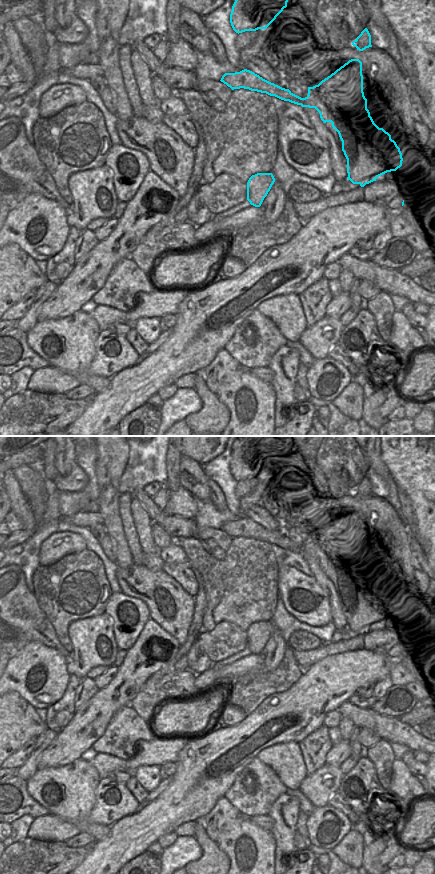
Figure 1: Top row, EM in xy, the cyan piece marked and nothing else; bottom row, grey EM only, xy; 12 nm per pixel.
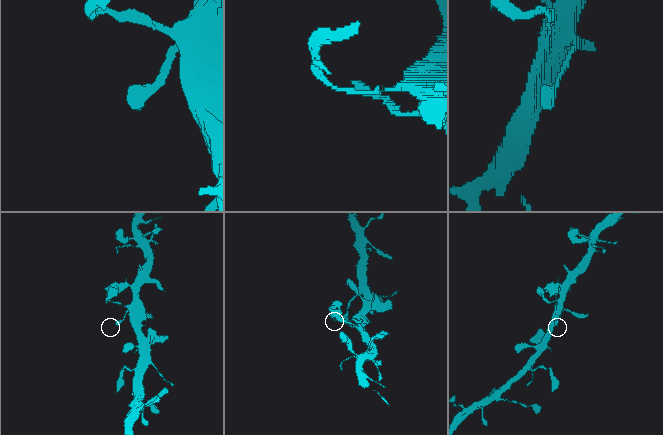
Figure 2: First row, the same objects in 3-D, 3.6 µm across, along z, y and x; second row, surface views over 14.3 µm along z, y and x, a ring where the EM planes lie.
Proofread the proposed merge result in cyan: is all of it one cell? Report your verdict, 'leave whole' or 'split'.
leave whole

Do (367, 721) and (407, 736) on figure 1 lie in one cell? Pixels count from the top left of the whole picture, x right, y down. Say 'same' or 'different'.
same

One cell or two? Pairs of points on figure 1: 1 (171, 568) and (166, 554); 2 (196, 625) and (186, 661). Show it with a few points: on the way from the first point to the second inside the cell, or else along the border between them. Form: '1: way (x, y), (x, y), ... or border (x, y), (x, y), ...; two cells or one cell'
1: border (188, 561), (164, 563); two cells
2: way (192, 634), (189, 652); one cell

